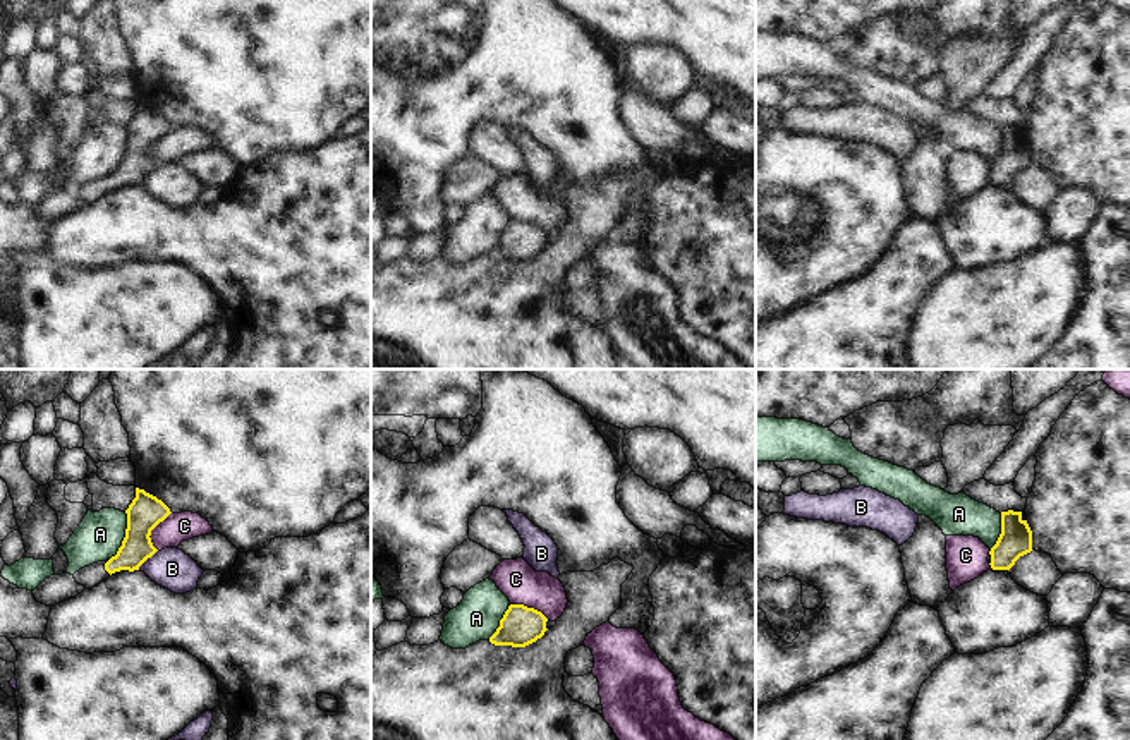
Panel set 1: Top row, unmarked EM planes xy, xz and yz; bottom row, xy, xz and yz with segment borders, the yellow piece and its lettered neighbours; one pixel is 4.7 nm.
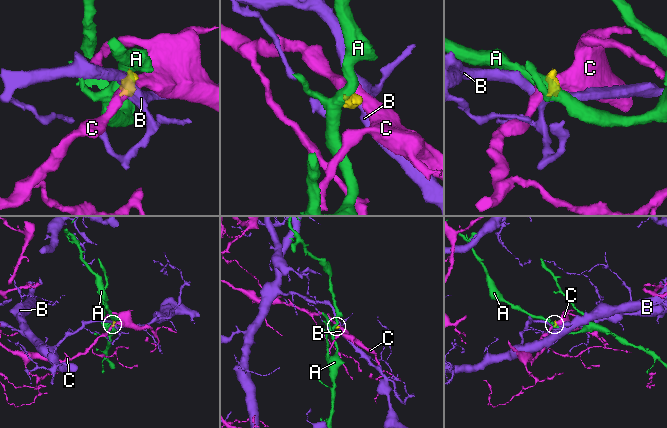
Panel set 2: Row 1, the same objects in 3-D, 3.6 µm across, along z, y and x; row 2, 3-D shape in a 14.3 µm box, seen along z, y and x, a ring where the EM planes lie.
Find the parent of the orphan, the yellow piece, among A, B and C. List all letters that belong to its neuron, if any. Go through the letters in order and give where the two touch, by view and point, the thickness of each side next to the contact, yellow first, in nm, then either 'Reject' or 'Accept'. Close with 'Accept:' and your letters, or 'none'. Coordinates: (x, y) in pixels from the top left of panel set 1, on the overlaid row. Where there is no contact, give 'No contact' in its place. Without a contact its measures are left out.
A: Touches yellow at xy (126, 536). Thickness 160 nm (yellow) against 220 nm. Reject
B: Touches yellow at xy (146, 558). Thickness 160 nm (yellow) against 190 nm. Reject
C: Touches yellow at xy (151, 529). Thickness 160 nm (yellow) against 140 nm. Reject
Accept: none.

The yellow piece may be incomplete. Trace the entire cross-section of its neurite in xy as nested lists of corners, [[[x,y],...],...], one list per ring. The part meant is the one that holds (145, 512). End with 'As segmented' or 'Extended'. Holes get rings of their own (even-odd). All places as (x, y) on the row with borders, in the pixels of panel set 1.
[[[136,488],[136,498],[125,510],[127,529],[117,555],[106,561],[98,561],[74,573],[77,584],[93,589],[120,570],[139,570],[158,549],[151,543],[151,531],[172,512],[156,496]]]. Extended.

